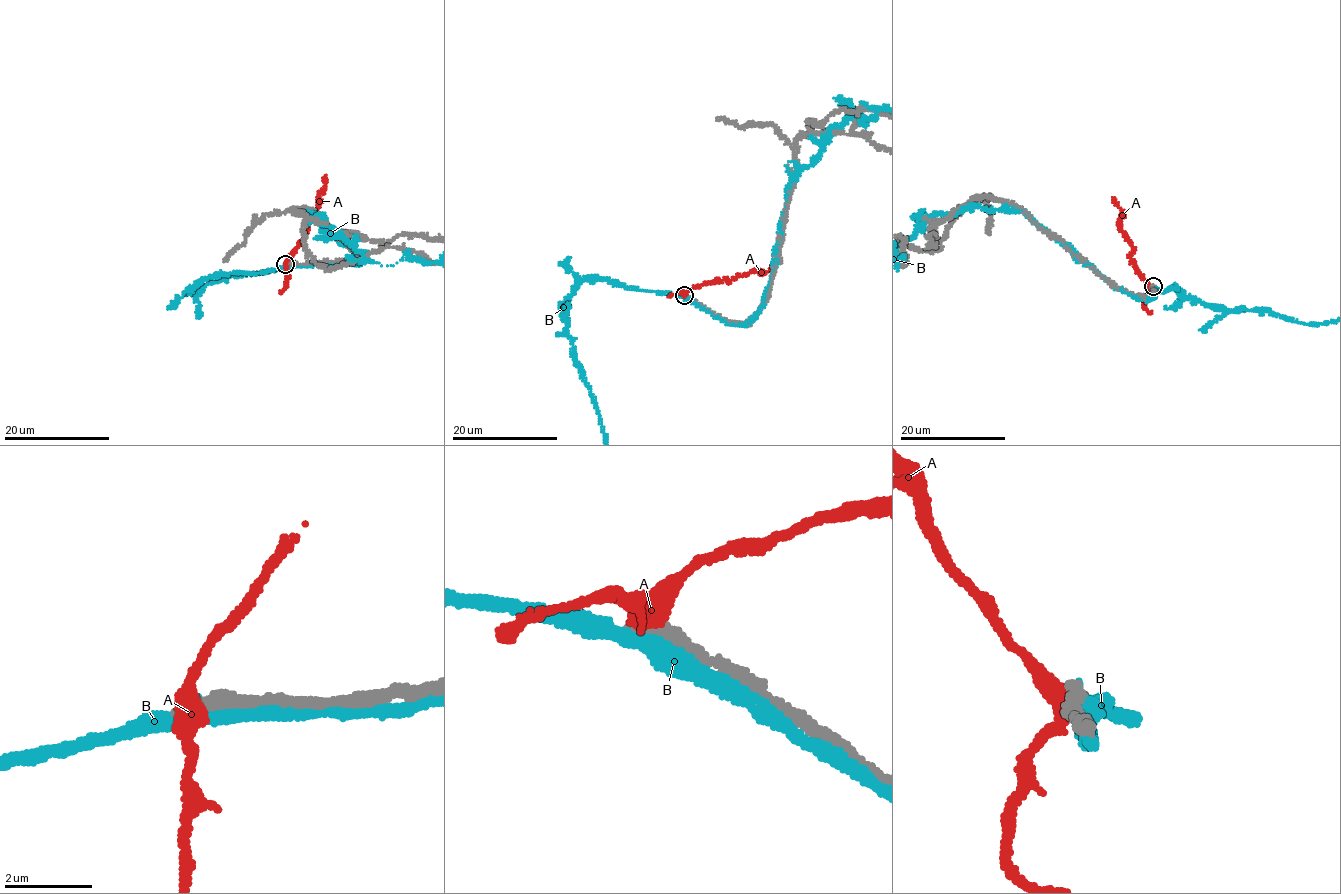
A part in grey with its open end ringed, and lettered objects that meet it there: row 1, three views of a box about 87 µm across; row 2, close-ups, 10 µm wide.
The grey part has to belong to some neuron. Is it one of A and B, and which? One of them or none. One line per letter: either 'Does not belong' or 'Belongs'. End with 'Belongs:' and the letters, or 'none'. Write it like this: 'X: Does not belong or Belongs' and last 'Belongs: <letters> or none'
A: Does not belong
B: Does not belong
Belongs: none

